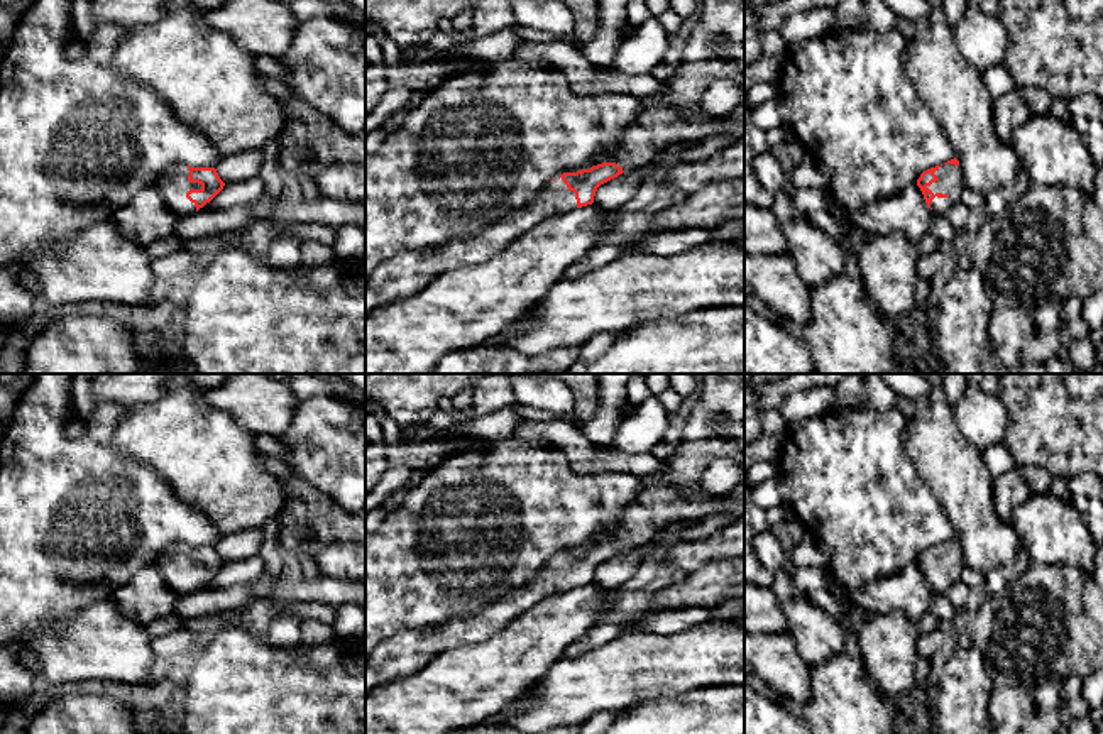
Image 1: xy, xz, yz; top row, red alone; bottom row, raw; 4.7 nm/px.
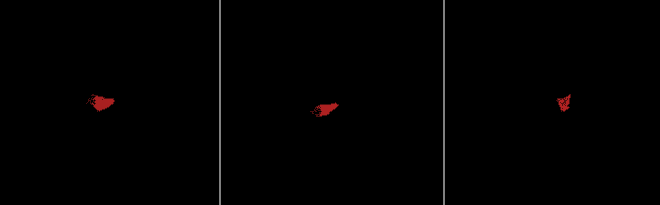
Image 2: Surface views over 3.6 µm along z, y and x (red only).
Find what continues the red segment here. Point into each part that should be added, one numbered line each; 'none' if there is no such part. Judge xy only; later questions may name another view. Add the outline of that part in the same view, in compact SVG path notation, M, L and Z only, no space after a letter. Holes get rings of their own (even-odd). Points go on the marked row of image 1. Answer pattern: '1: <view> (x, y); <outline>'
1: xy (173, 185); M184 164L169 167L156 183L167 208L183 216L195 213L196 206L186 198L189 189L201 189L201 184L188 181L189 169Z

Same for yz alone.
1: yz (951, 181); M942 164L936 173L939 179L927 186L934 194L942 193L942 198L934 198L930 208L937 215L946 215L956 203L961 201L961 194L966 189L961 167L954 164Z

